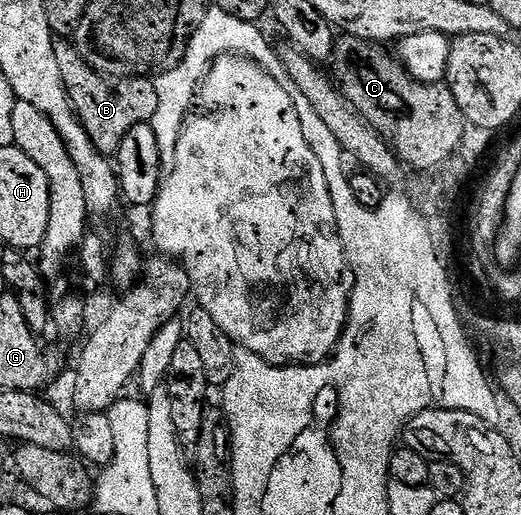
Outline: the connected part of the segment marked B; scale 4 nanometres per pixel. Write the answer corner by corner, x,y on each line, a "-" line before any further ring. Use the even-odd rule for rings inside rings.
53,42
54,57
58,57
58,70
70,97
76,115
82,121
94,149
104,155
114,157
122,145
122,137
134,129
134,125
151,123
154,113
158,113
158,89
151,78
115,79
99,75
78,53
75,42

